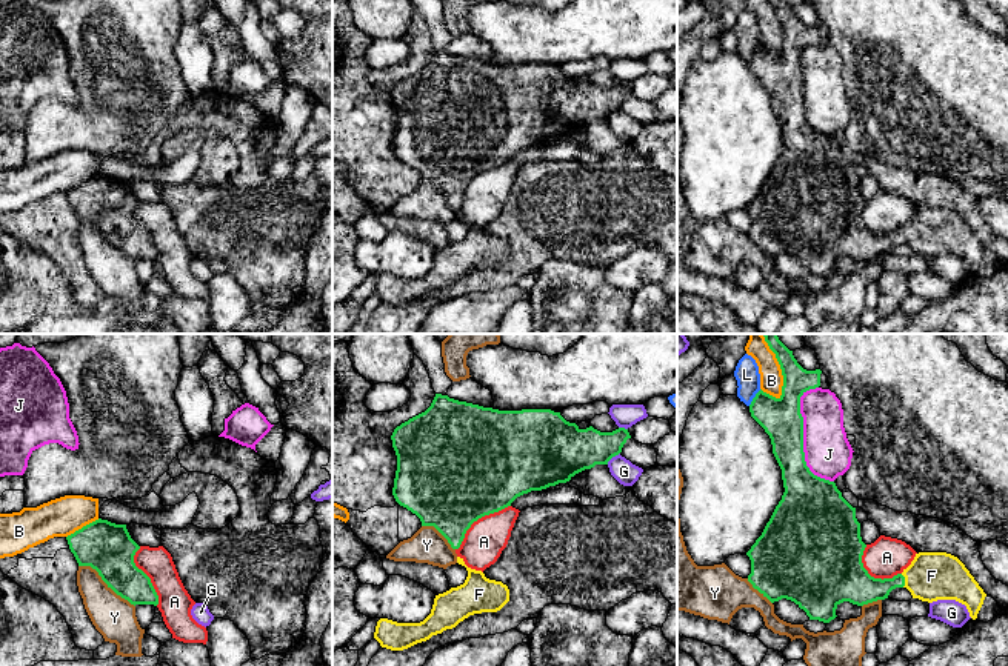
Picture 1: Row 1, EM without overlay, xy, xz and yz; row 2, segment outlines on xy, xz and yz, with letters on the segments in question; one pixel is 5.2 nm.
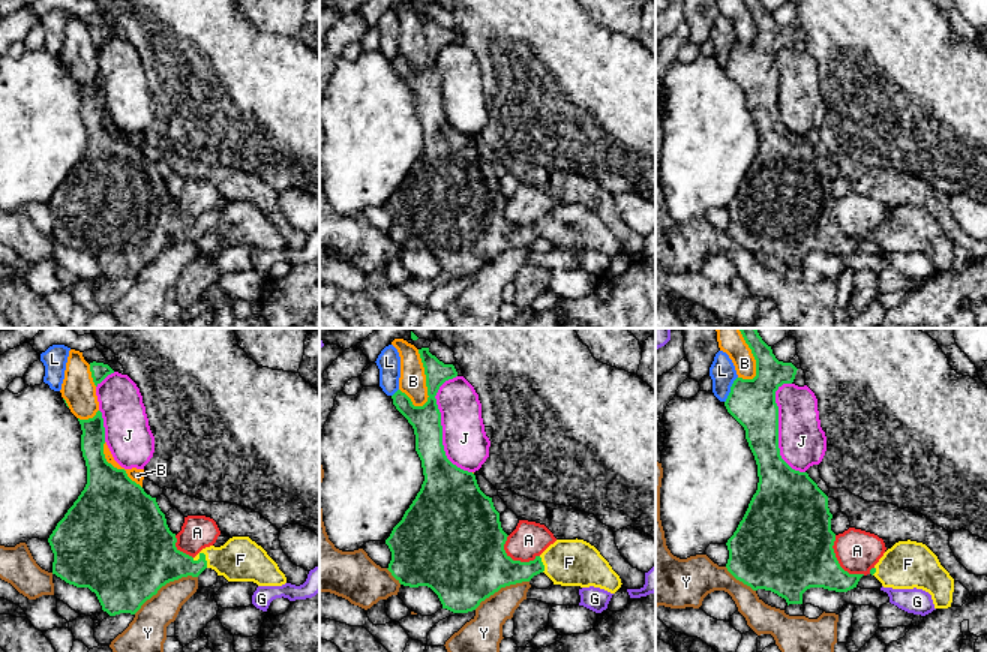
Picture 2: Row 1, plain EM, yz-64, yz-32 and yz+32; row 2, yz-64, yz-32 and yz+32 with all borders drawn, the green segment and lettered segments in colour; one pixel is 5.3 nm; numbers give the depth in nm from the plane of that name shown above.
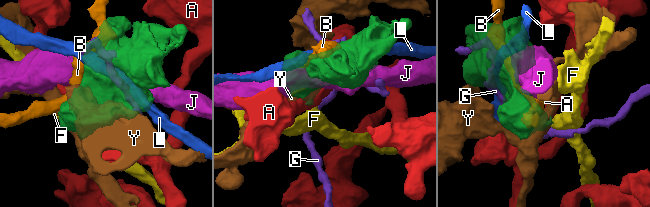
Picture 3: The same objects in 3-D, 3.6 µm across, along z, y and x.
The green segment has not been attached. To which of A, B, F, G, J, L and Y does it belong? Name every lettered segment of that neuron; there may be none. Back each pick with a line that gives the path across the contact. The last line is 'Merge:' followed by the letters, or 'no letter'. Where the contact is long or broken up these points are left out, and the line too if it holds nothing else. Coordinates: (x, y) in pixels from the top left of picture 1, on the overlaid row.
F: runs through yz (856, 585), (888, 585), (904, 580), (928, 579), (931, 576)
Merge: F

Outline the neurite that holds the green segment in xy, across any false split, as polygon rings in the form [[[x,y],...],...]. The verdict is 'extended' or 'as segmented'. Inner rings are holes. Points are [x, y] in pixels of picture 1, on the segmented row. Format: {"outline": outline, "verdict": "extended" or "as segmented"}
{"outline": [[[95,520],[66,537],[78,566],[91,566],[117,595],[131,604],[159,604],[151,578],[135,566],[140,546],[126,524]]], "verdict": "as segmented"}

